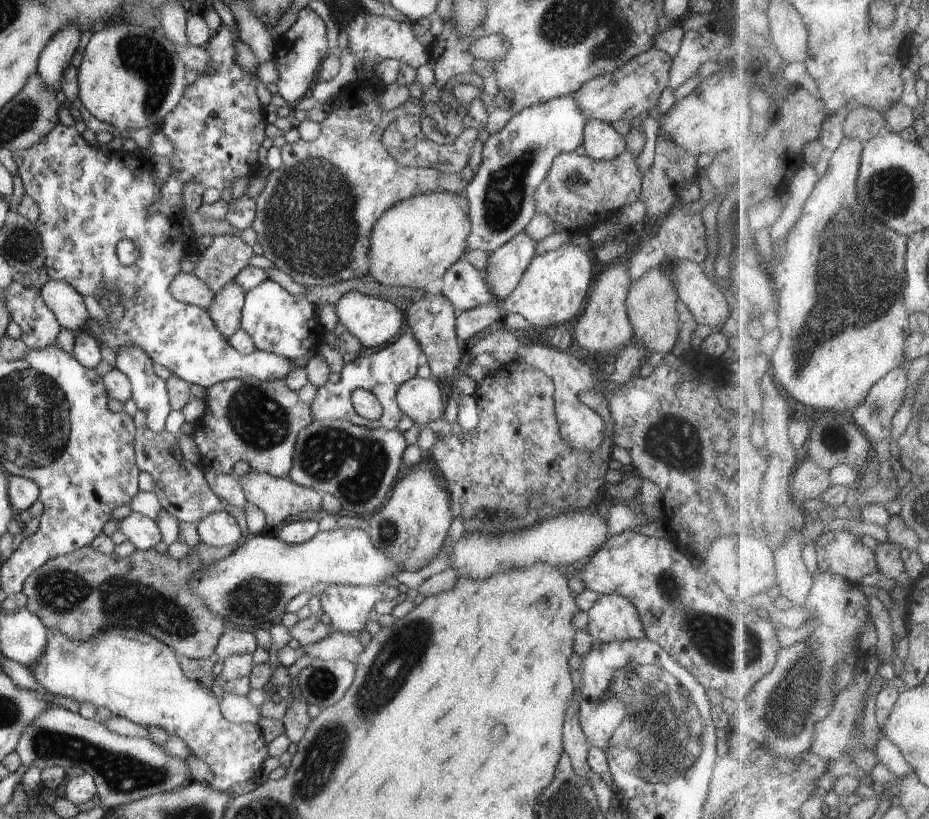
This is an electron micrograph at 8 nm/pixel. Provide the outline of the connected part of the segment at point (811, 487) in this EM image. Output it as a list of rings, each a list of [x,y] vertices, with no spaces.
[[[810,458],[799,466],[793,480],[793,494],[796,504],[808,500],[820,500],[820,496],[832,488],[832,474]]]

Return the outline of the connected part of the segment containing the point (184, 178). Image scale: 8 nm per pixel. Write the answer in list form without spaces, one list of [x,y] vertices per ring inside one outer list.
[[[224,25],[213,34],[205,46],[212,60],[208,72],[199,74],[198,80],[184,90],[180,103],[162,120],[157,130],[168,140],[172,140],[172,144],[176,146],[176,152],[169,157],[171,172],[175,172],[178,180],[183,183],[194,180],[202,184],[202,188],[216,188],[220,193],[222,190],[232,189],[232,183],[239,178],[251,177],[257,172],[259,167],[257,152],[266,138],[265,129],[268,124],[265,119],[265,108],[256,94],[258,69],[244,70],[236,62],[236,36],[238,32]]]

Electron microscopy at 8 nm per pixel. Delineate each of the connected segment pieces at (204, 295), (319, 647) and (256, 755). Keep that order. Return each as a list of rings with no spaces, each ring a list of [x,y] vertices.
[[[193,273],[178,274],[170,284],[170,292],[172,292],[172,298],[176,298],[179,302],[195,305],[204,310],[208,310],[208,306],[216,296],[216,292],[212,292]]]
[[[333,630],[326,639],[304,647],[304,655],[324,661],[344,659],[356,664],[364,648],[357,634]]]
[[[108,628],[104,632],[92,636],[92,640],[76,642],[70,640],[62,632],[49,630],[48,644],[40,660],[30,668],[36,682],[49,696],[66,696],[72,700],[94,704],[96,708],[107,708],[112,715],[130,720],[144,727],[159,727],[167,733],[182,738],[192,753],[202,762],[208,764],[213,780],[210,786],[216,792],[234,794],[236,784],[244,784],[249,780],[261,777],[262,766],[269,757],[268,743],[260,736],[257,724],[232,723],[224,720],[220,712],[220,702],[212,688],[205,686],[198,680],[191,680],[184,674],[178,663],[178,656],[166,644],[140,630],[132,628]]]

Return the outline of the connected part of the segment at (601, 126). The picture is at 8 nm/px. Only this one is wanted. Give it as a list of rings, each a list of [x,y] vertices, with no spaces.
[[[588,119],[583,131],[582,145],[593,160],[613,160],[625,152],[625,138],[610,124]]]

